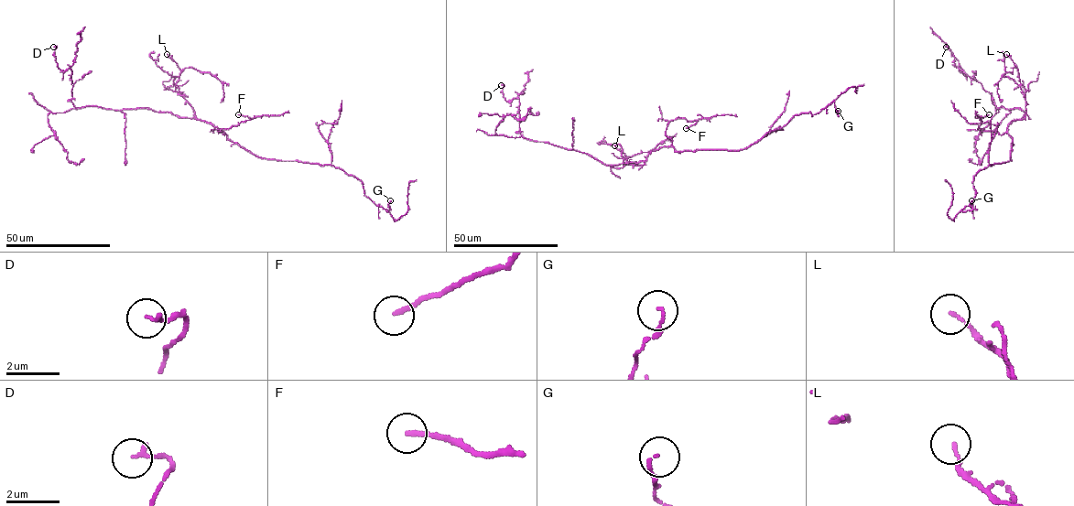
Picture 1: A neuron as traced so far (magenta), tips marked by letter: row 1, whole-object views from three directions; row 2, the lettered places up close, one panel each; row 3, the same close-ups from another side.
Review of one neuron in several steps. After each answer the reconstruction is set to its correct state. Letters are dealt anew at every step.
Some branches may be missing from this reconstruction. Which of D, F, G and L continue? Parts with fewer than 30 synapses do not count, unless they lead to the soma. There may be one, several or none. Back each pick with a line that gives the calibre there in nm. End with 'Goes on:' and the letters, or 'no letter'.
Goes on: no letter

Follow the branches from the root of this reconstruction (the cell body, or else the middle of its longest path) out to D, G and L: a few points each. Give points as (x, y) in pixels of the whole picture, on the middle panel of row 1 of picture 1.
D: (670, 146), (637, 163), (605, 165), (526, 139), (519, 133), (519, 99), (507, 101), (501, 85)
G: (670, 146), (675, 151), (741, 150), (781, 128), (796, 115), (818, 113), (833, 101), (838, 111)
L: (670, 146), (652, 151), (641, 166), (623, 165), (623, 161), (628, 157), (614, 145)

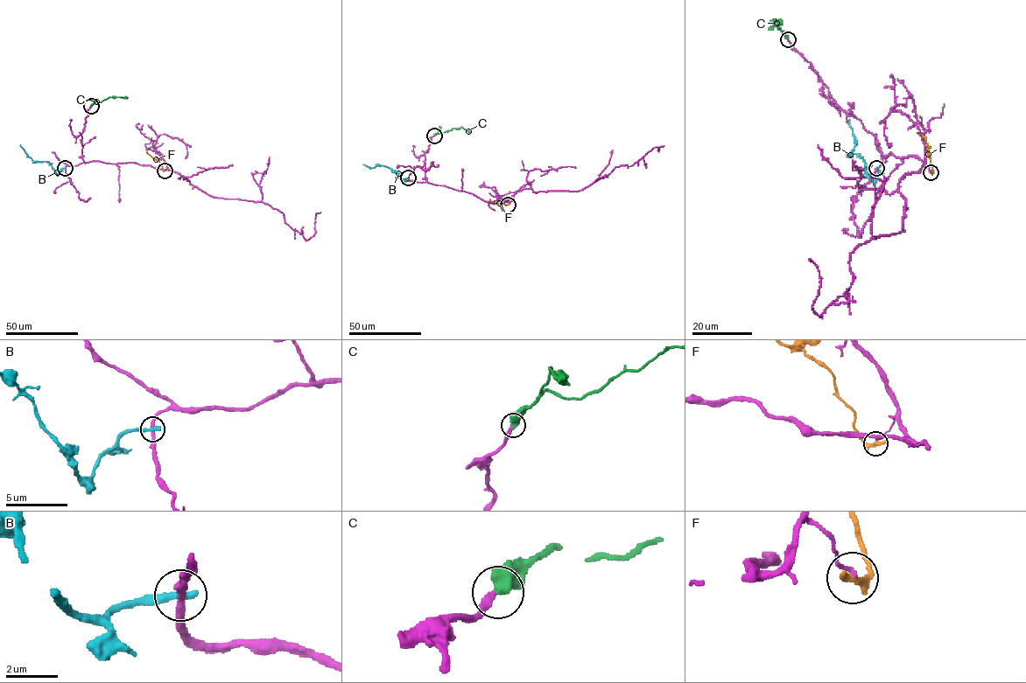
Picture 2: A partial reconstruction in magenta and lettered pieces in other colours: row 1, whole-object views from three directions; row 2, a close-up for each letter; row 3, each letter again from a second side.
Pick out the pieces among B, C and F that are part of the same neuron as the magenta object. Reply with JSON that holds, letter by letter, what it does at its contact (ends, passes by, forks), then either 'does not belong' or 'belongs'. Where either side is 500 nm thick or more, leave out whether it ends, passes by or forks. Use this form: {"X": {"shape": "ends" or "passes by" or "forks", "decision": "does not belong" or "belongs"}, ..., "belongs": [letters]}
{"B": {"shape": "ends", "decision": "does not belong"}, "C": {"decision": "belongs"}, "F": {"shape": "ends", "decision": "does not belong"}, "belongs": ["C"]}

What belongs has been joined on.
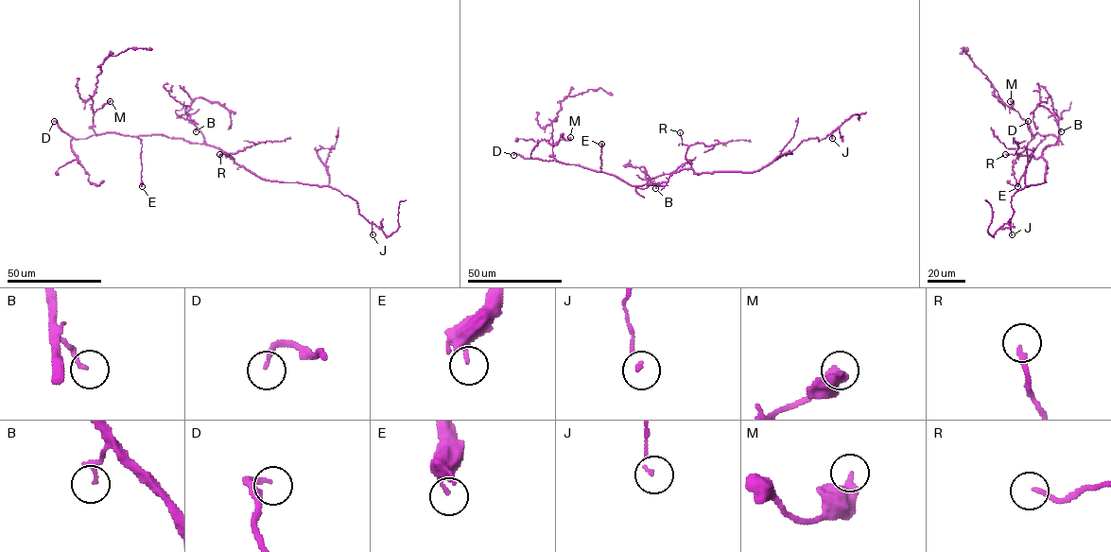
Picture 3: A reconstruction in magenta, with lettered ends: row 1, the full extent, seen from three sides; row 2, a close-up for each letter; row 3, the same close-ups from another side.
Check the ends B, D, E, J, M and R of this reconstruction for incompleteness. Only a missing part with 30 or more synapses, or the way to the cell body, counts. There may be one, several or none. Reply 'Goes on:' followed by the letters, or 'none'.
Goes on: D

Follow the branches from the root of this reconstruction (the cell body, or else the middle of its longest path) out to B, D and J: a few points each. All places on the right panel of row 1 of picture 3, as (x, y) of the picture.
B: (1053, 145), (1059, 141), (1059, 129), (1061, 131)
D: (1053, 145), (1059, 138), (1052, 134), (1044, 136), (1037, 132), (1032, 138), (1028, 121)
J: (1053, 145), (1043, 150), (1046, 182), (1026, 186), (1012, 197), (1013, 215), (1007, 223), (1012, 234)

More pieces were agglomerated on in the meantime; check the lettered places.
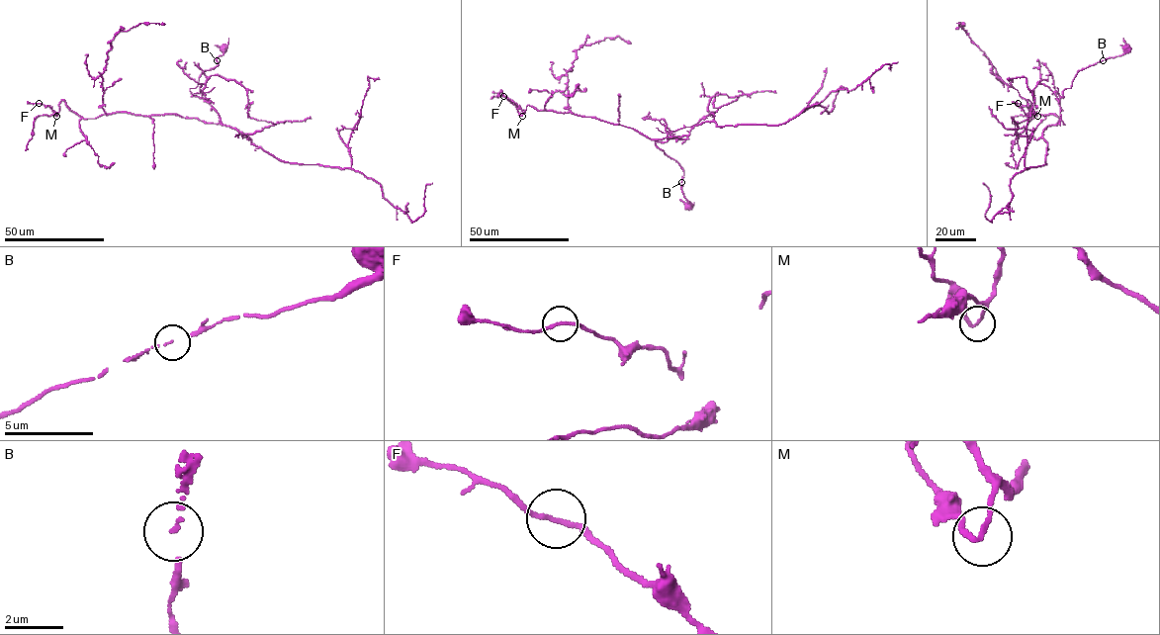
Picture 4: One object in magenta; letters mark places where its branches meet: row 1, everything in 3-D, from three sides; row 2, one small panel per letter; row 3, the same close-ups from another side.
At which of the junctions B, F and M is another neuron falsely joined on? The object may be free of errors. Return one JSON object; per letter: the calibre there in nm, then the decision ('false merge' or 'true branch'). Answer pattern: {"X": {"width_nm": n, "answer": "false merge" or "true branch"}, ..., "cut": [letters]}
{"B": {"width_nm": 80, "answer": "true branch"}, "F": {"width_nm": 150, "answer": "true branch"}, "M": {"width_nm": 170, "answer": "true branch"}, "cut": []}

